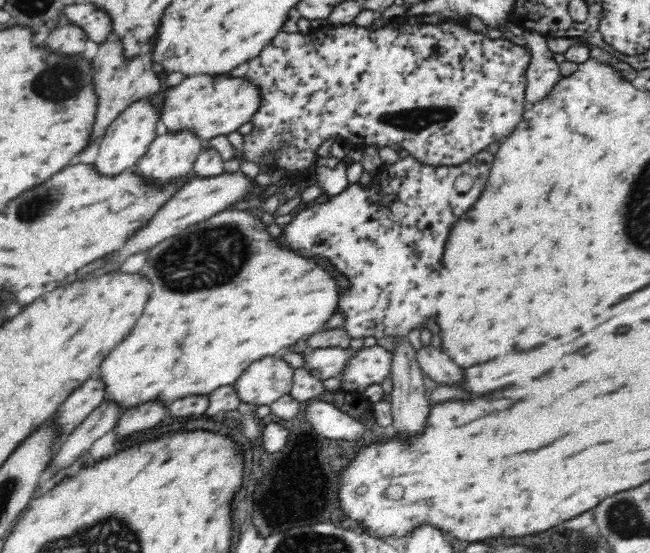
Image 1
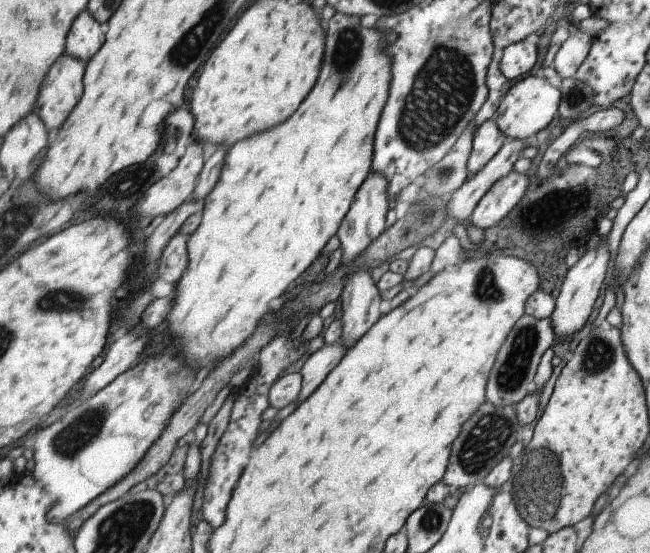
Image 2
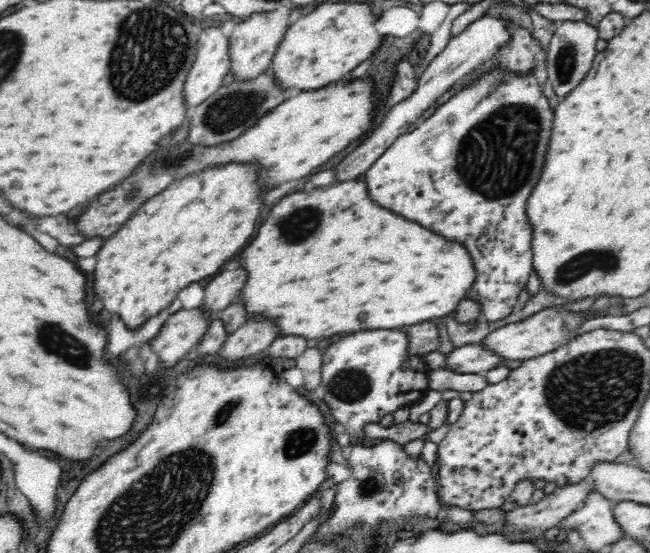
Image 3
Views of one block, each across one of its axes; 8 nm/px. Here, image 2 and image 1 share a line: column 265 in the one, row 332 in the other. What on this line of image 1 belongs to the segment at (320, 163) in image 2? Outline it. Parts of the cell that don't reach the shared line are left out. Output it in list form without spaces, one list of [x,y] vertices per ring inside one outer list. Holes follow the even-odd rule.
[[[243,210],[220,211],[212,218],[199,222],[194,226],[188,226],[187,229],[181,230],[180,234],[167,238],[159,242],[154,248],[149,249],[146,253],[146,264],[140,268],[140,274],[150,282],[150,296],[148,302],[144,302],[142,306],[142,314],[140,314],[136,326],[132,328],[132,332],[128,334],[128,338],[124,338],[124,342],[120,342],[116,346],[116,350],[112,350],[104,360],[100,363],[100,372],[95,374],[100,378],[102,385],[104,385],[104,396],[102,401],[113,402],[115,406],[119,406],[122,410],[130,409],[146,402],[163,402],[163,404],[170,404],[180,398],[186,396],[208,396],[214,390],[221,388],[221,386],[232,385],[233,382],[242,374],[245,368],[248,368],[252,362],[256,362],[261,358],[267,356],[277,356],[281,352],[287,350],[287,347],[296,344],[302,336],[310,336],[323,330],[322,324],[335,314],[332,312],[336,308],[336,286],[334,280],[316,264],[280,250],[276,244],[272,244],[270,240],[273,237],[268,235],[264,229],[264,224],[261,220],[257,220],[244,212]]]

